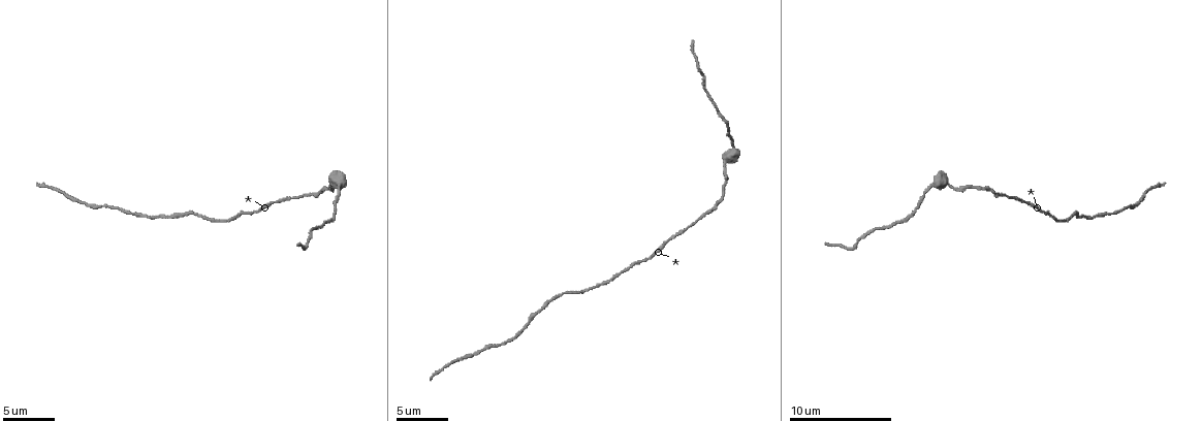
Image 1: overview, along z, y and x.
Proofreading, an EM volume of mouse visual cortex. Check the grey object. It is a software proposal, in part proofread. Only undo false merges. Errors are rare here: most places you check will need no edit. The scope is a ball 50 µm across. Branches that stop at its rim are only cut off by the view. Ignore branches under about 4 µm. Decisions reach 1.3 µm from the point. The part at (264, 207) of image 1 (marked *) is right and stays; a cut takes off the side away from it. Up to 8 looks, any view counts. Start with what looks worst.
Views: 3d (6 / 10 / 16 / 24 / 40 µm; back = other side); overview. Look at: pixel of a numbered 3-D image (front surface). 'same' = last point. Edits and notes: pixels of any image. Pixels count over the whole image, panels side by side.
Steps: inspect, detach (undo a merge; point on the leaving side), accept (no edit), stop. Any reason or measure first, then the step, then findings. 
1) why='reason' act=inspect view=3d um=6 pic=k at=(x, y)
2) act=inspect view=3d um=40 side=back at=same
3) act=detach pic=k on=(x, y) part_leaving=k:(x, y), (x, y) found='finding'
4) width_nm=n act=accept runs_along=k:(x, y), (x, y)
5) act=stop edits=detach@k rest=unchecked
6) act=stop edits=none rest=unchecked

why='thick turns thin' act=inspect view=3d um=16 pic=1 at=(339, 186)

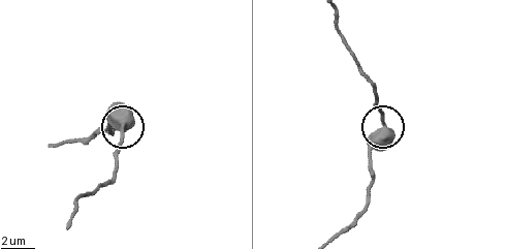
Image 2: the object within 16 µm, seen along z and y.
act=accept found='all the same neuron'

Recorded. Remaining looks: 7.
why='sudden change in width' act=inspect view=3d um=10 pic=1 at=(187, 213)

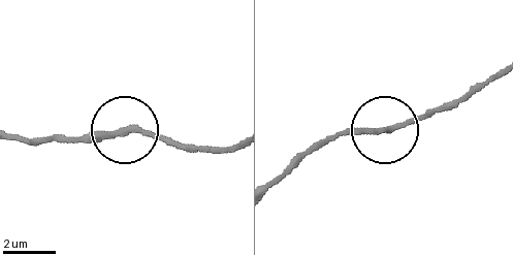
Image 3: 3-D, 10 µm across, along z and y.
act=inspect view=3d um=10 side=back pic=3 at=(130, 130)

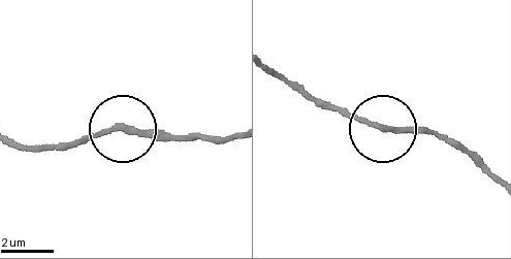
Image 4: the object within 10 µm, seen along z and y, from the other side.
act=accept runs_along=4:(275, 69), (314, 98), (361, 118), (445, 133) found='one neuron here'

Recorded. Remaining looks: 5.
why='calibre changes' act=inspect view=3d um=10 pic=1 at=(496, 344)

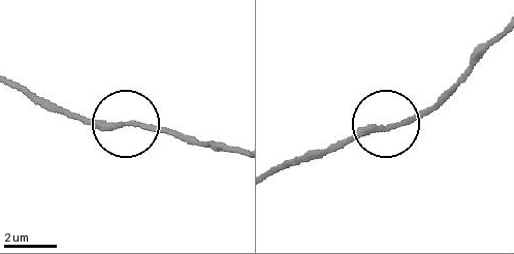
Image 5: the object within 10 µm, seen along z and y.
act=inspect view=3d um=10 side=back pic=5 at=(385, 126)

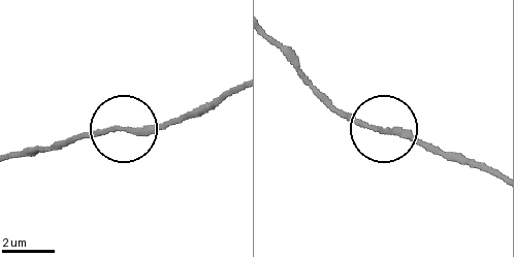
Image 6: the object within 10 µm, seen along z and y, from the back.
act=accept found='one neuron here'

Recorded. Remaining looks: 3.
why='calibre changes' act=inspect view=3d um=10 pic=1 at=(304, 195)

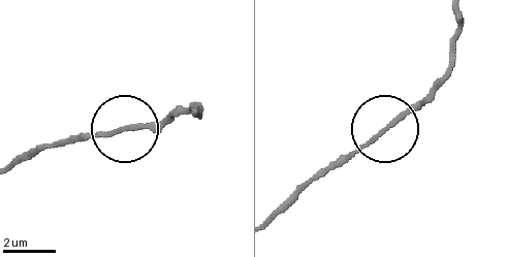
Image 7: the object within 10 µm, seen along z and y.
act=inspect view=3d um=6 pic=7 at=(131, 129)

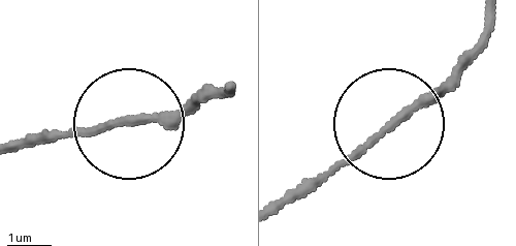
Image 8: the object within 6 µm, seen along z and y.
act=accept runs_along=8:(24, 143), (168, 121), (231, 98) found='continuous, no second neuron'

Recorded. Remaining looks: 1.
act=stop edits=none rest=unchecked

